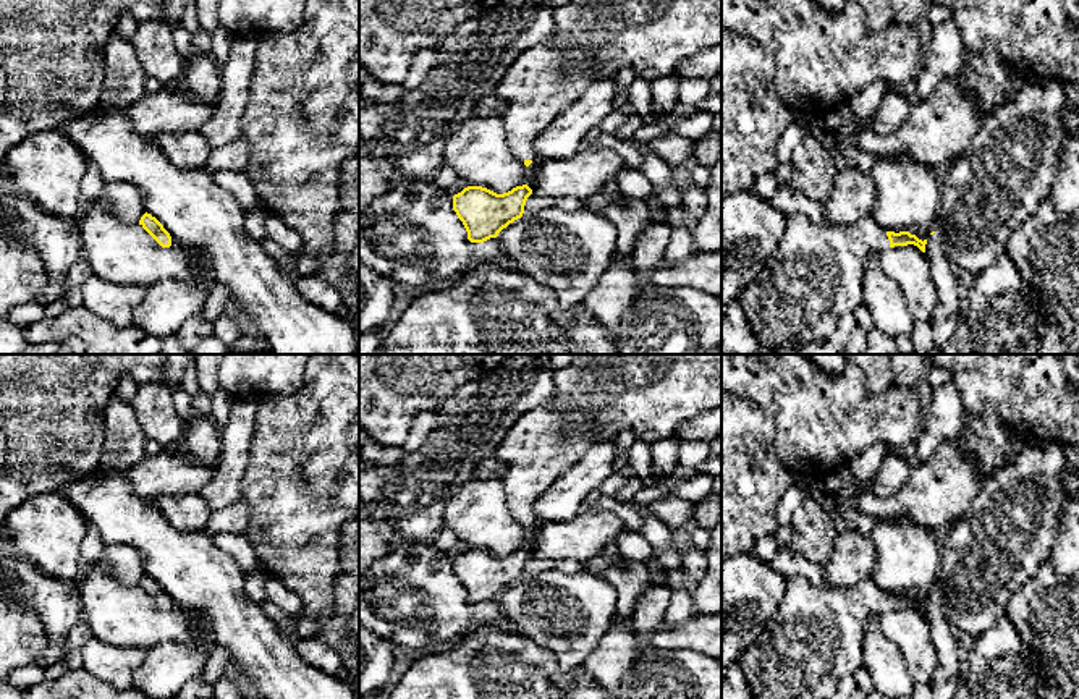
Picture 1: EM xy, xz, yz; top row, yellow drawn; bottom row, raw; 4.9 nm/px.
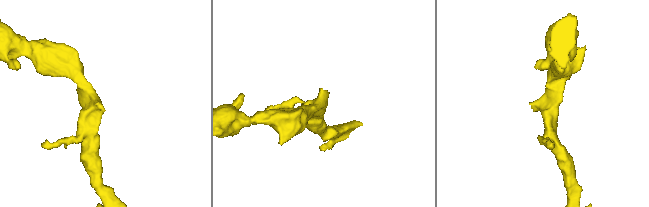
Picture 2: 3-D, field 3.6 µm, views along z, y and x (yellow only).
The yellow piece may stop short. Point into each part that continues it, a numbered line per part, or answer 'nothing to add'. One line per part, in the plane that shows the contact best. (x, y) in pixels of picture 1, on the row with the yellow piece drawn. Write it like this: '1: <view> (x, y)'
1: yz (816, 277)

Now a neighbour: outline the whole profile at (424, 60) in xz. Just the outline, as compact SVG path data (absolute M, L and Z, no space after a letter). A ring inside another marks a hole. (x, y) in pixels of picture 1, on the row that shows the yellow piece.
M424 49L411 61L406 79L401 83L404 92L417 89L437 63L435 49Z

